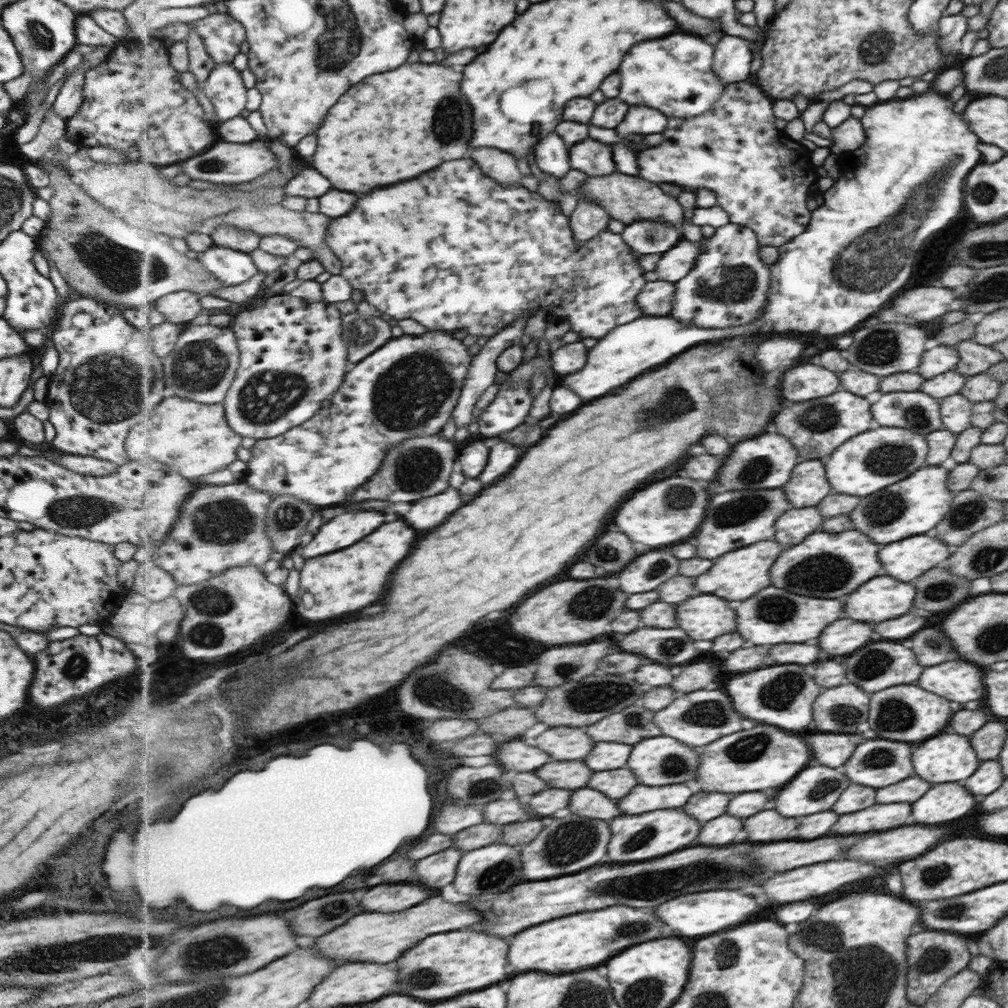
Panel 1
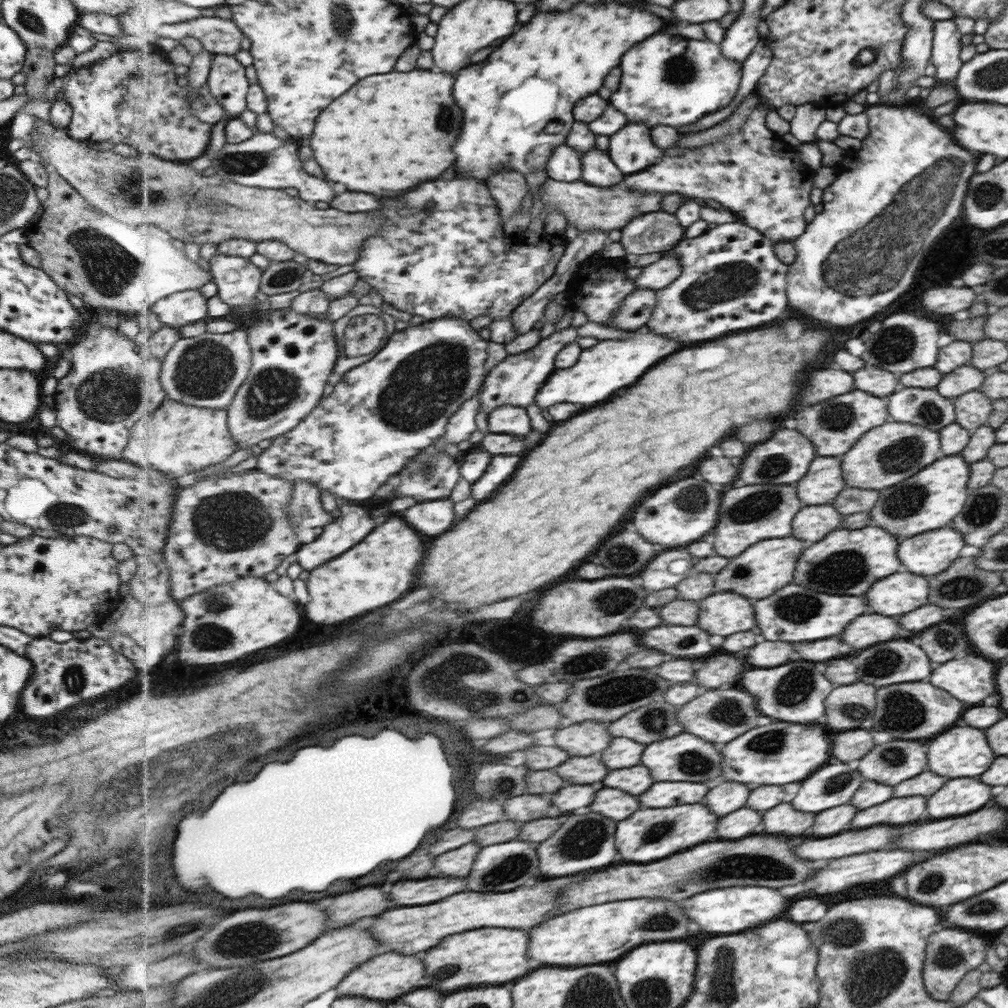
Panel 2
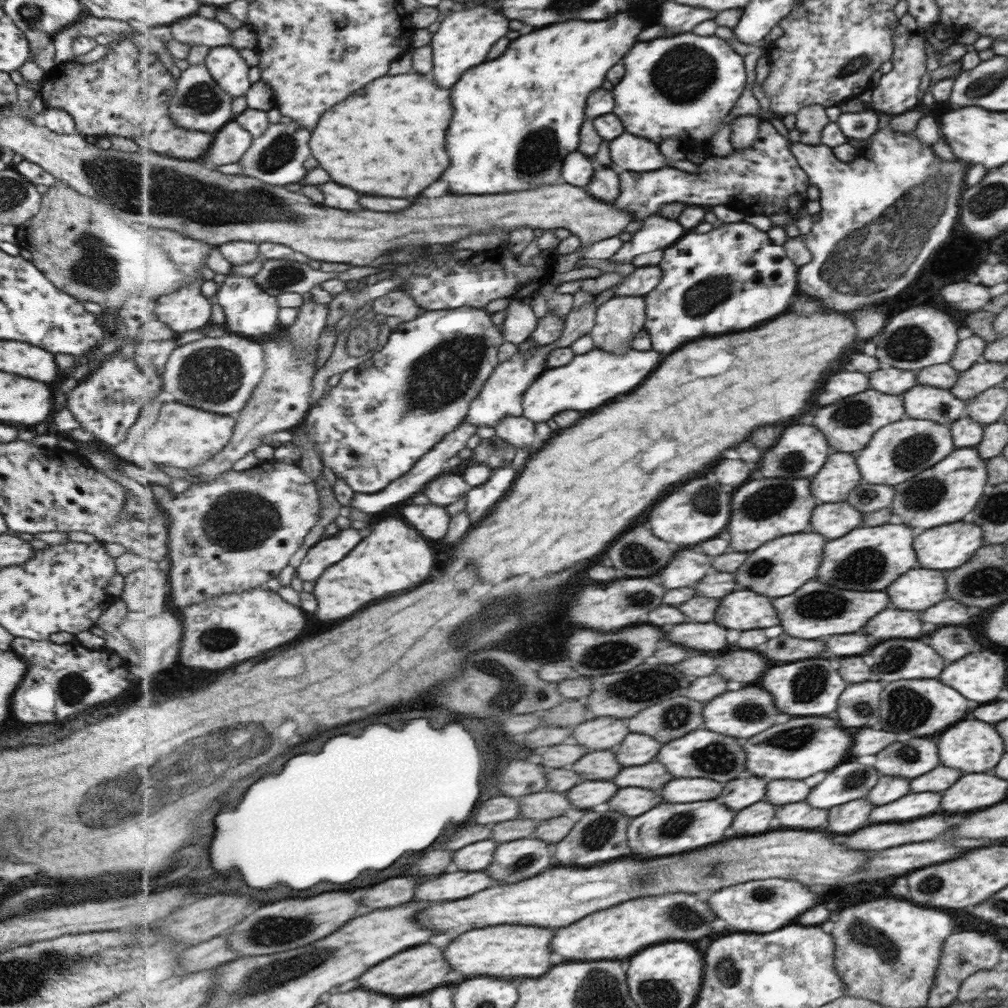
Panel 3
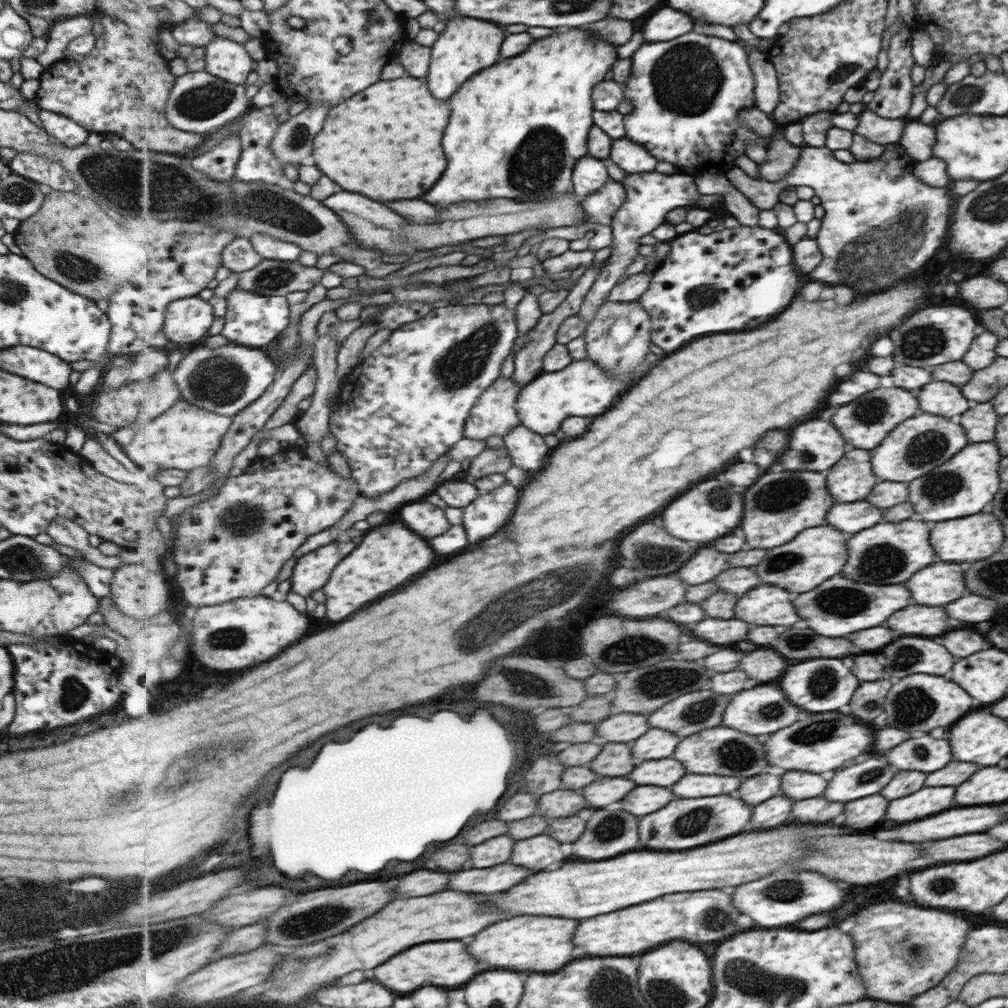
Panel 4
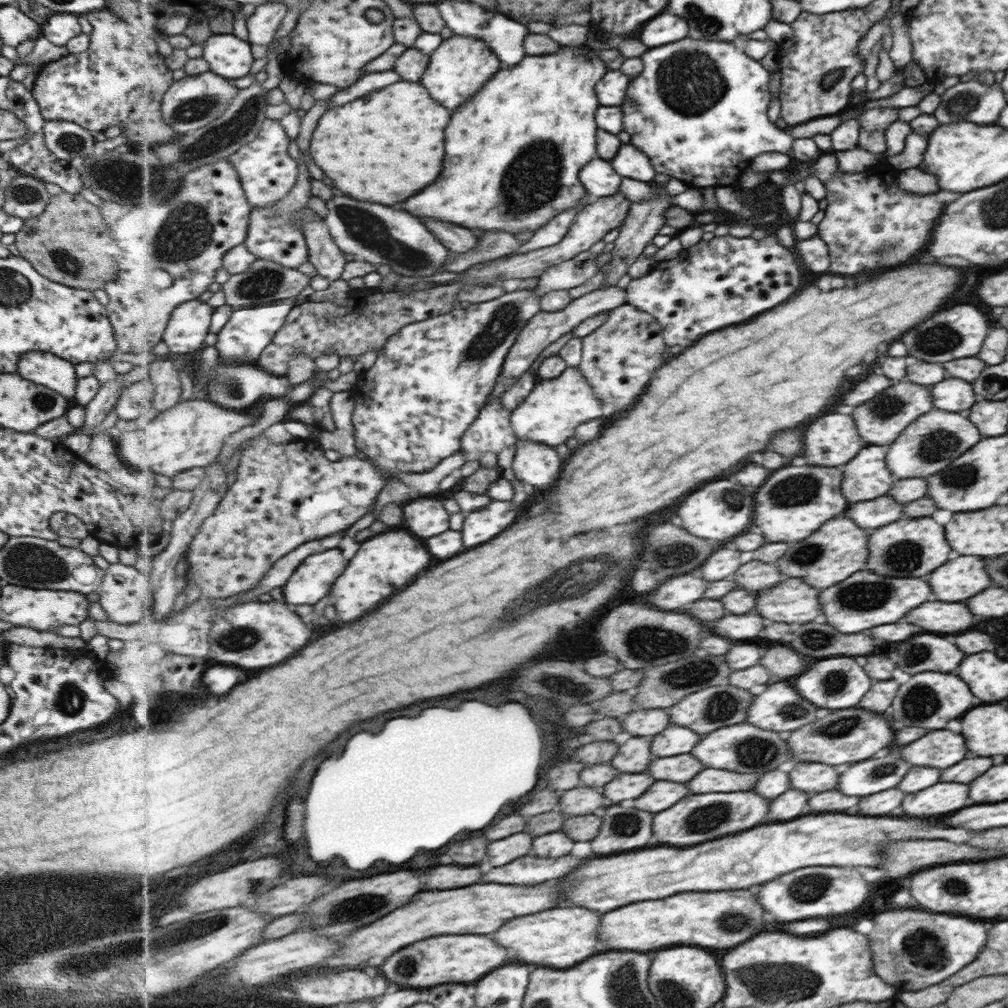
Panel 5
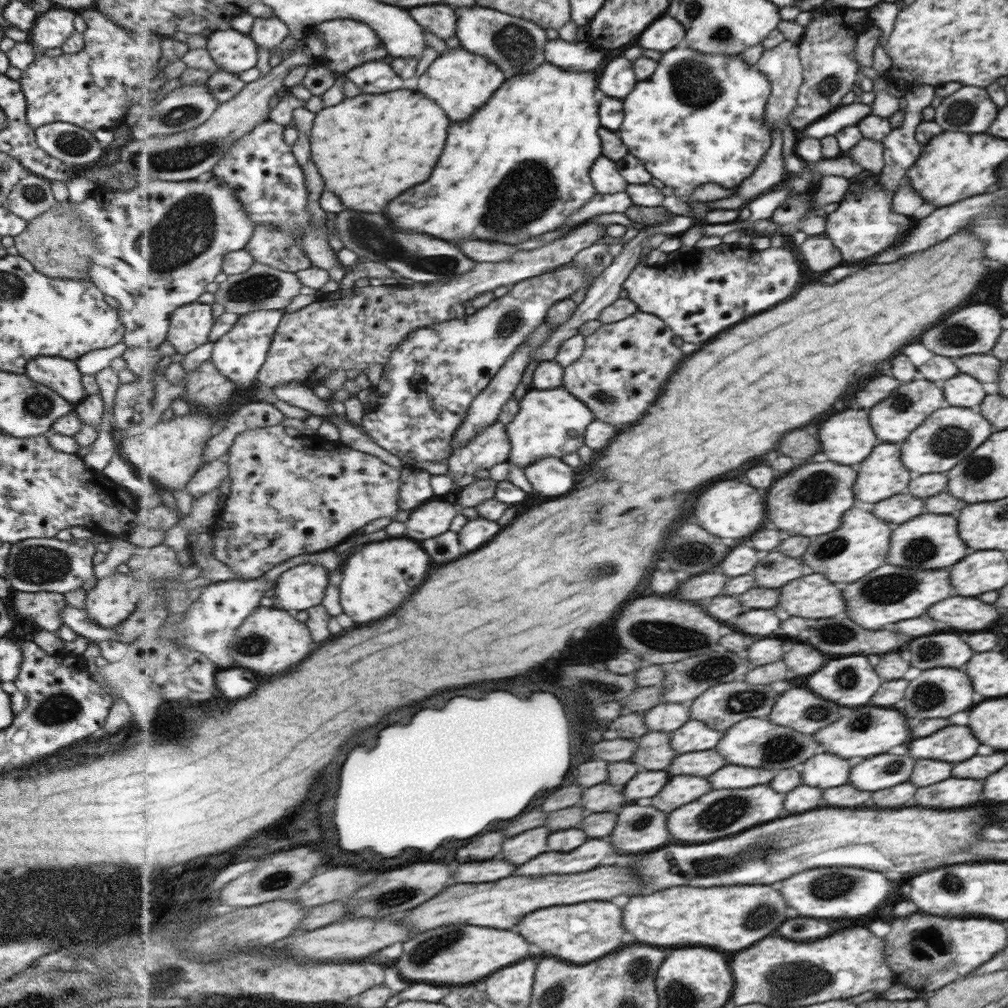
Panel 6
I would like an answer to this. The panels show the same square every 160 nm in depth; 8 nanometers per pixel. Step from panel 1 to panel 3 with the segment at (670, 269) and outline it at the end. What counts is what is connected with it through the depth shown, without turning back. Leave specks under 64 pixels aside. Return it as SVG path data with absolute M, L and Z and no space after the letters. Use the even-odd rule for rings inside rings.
M658 265L637 267L630 274L624 277L616 289L619 296L649 294L662 281L664 272Z

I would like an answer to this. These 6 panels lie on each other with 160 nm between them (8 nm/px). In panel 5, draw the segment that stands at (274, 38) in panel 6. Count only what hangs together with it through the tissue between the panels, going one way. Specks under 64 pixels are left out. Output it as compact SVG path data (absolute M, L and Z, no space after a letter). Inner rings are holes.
M271 1L256 7L254 13L247 18L248 41L259 46L271 44L271 40L275 38L275 32L287 14L287 8L288 4L283 1Z

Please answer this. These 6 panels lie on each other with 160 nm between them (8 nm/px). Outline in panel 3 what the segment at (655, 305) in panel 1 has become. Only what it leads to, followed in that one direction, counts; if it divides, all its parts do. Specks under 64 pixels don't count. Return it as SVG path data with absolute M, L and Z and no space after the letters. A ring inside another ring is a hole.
M641 295L613 296L599 306L596 325L590 333L596 348L621 354L633 348L633 338L637 332L645 330L648 314L648 302Z

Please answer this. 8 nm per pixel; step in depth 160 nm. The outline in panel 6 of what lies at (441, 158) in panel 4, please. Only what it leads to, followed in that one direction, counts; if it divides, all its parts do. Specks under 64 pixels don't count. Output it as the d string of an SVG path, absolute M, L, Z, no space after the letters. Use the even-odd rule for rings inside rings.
M395 90L389 94L363 94L349 98L337 106L319 111L315 117L315 128L310 134L312 159L325 178L327 190L341 196L341 200L361 212L383 212L391 200L417 184L431 178L443 148L447 144L447 128L451 126L449 116L433 100L425 98L421 91Z

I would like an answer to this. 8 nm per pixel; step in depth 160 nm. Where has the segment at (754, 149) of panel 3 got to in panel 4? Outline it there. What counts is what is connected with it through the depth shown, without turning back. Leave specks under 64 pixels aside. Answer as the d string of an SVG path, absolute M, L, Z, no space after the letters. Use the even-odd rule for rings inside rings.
M780 128L769 138L768 157L764 163L757 164L759 180L779 182L784 180L800 161L802 148L789 142ZM641 172L641 174L627 174L627 178L622 182L627 190L627 198L610 222L613 232L611 255L607 259L607 263L603 265L595 284L586 294L584 303L580 308L579 315L588 322L592 322L601 305L608 300L612 290L619 284L621 276L627 272L627 266L639 256L642 238L651 235L655 228L665 224L665 220L667 220L665 216L667 216L669 210L675 210L675 208L681 208L681 206L691 206L701 196L699 190L697 190L695 178L687 176L687 174Z

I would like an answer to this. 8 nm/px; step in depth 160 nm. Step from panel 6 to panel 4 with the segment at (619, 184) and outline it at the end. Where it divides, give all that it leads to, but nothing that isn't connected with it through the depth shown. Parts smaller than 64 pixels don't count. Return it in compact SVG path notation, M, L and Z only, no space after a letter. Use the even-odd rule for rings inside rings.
M584 156L576 162L576 169L573 172L573 182L577 198L583 203L588 194L601 190L609 181L613 181L609 176L607 166L603 160Z

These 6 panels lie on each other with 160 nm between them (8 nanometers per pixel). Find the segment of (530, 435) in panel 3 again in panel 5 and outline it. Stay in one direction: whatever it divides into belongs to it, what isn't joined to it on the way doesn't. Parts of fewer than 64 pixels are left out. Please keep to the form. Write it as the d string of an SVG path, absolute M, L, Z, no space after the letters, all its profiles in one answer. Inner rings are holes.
M518 441L513 460L515 462L512 466L517 472L517 478L541 490L551 488L563 468L563 460L559 458L557 450L537 442Z

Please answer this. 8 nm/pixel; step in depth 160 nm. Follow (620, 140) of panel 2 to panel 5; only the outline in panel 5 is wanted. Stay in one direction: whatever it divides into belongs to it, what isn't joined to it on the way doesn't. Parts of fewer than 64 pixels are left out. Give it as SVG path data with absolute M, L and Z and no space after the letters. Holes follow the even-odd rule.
M626 143L610 161L614 170L623 178L645 180L651 182L655 178L655 168L648 156L645 156L639 148Z

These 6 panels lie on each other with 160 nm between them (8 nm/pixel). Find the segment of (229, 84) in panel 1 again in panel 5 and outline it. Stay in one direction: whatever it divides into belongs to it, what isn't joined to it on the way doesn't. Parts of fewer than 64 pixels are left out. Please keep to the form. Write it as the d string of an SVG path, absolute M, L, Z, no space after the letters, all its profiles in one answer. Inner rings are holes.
M233 34L212 35L203 41L203 57L215 74L231 80L243 78L252 72L256 60L249 41Z

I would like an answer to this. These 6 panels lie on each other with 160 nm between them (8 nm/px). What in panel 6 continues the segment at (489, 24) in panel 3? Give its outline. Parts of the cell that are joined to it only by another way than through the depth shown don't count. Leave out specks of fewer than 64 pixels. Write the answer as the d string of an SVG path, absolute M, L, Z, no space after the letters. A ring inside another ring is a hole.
M460 46L454 49L447 48L433 64L417 79L417 88L425 96L433 98L447 114L453 118L453 122L469 120L485 102L493 96L495 90L503 86L505 71L491 59L480 54L473 54L470 50Z

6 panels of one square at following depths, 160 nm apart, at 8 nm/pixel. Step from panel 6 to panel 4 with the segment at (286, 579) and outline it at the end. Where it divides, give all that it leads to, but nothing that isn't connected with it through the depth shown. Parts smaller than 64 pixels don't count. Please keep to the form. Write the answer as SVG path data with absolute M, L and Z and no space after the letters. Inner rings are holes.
M335 541L299 558L290 578L291 591L311 596L315 590L321 590L329 582L335 566L347 558L355 546L355 542Z

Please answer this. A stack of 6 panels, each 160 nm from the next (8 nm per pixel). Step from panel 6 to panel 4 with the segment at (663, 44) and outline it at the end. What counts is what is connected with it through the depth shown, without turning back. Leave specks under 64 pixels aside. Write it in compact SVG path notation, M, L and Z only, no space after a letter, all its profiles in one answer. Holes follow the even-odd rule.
M663 8L647 22L643 36L649 43L659 42L659 40L673 40L696 29L698 25L689 13Z

